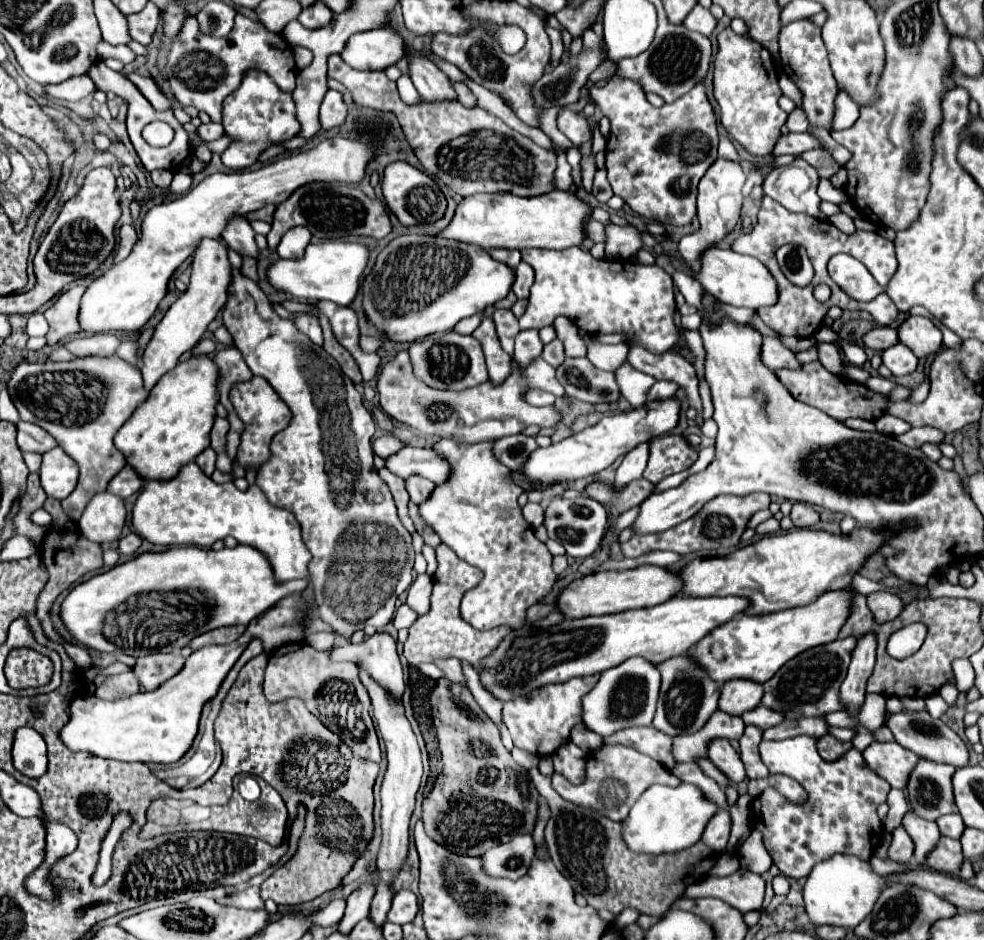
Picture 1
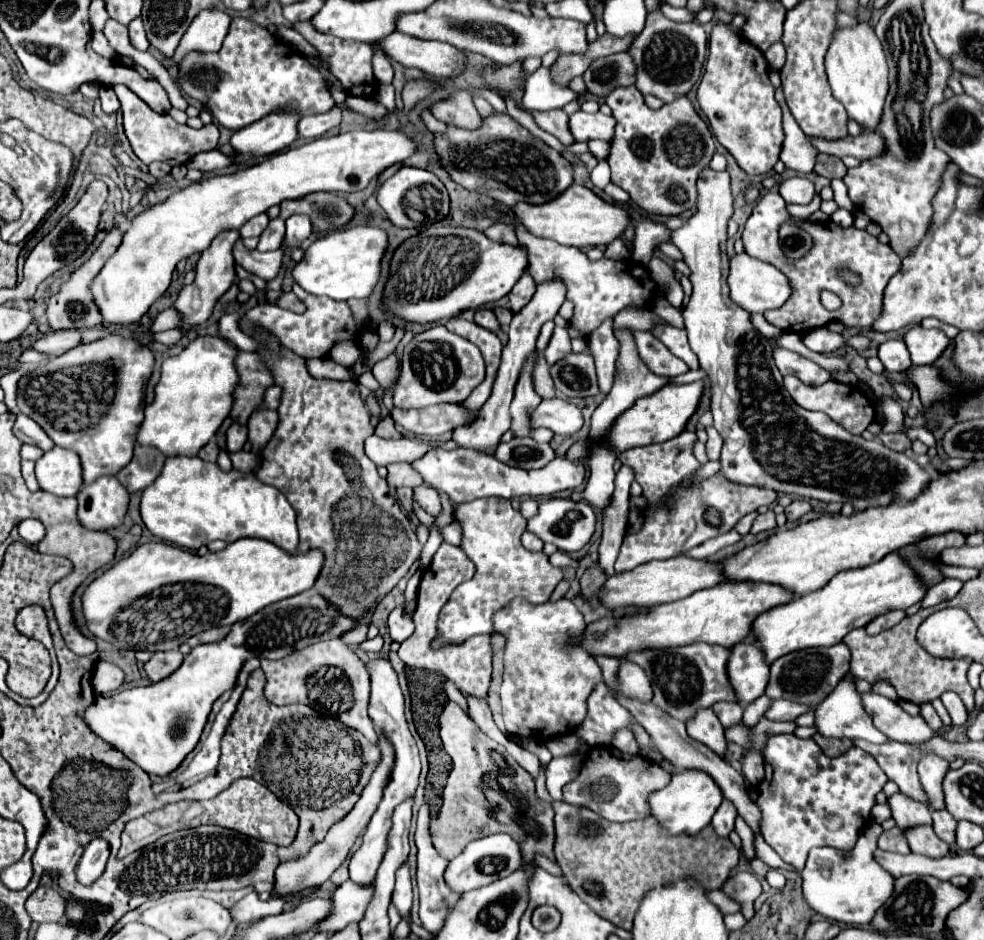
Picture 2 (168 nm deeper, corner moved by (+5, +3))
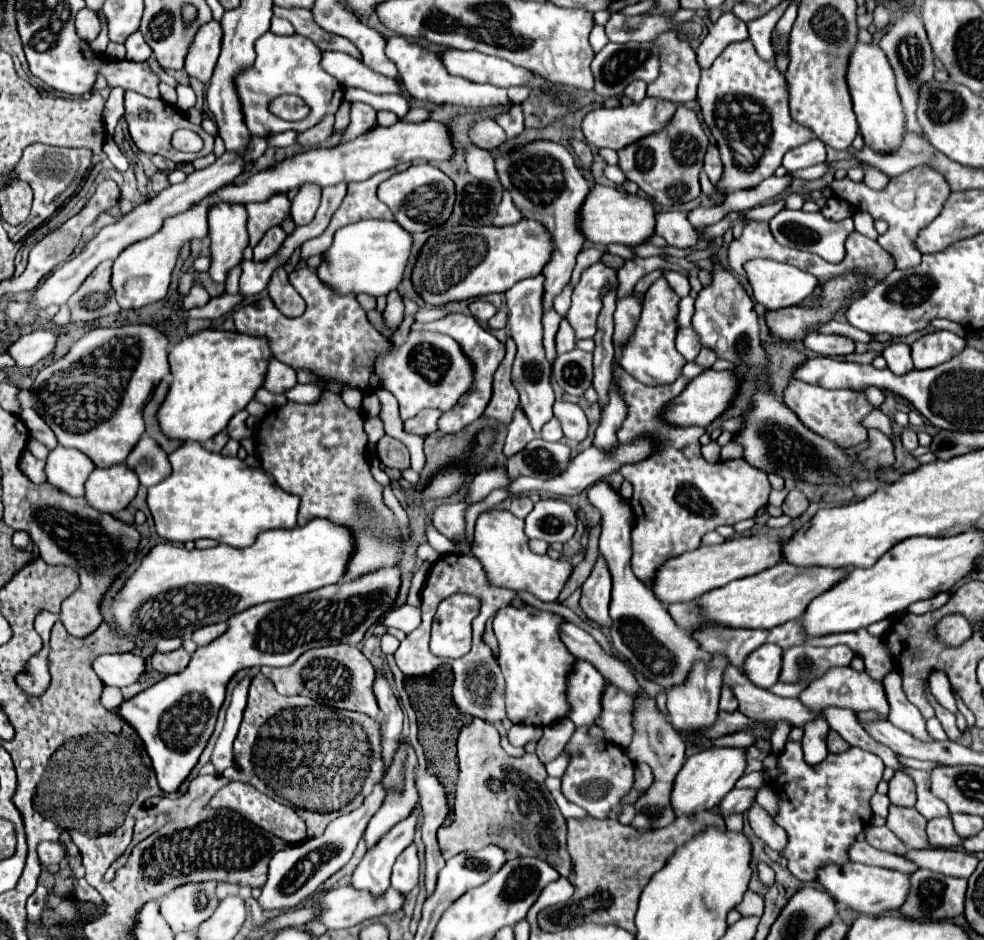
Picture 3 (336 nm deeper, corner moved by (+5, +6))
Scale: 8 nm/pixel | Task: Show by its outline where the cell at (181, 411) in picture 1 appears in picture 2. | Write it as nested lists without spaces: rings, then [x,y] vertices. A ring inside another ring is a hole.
[[[197,337],[179,355],[163,361],[155,401],[145,407],[145,419],[137,443],[157,447],[165,457],[193,457],[219,431],[233,409],[233,393],[239,385],[235,357],[239,349],[223,337]]]

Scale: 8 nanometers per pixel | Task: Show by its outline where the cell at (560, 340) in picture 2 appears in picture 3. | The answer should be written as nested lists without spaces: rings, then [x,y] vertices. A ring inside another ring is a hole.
[[[567,320],[561,322],[555,342],[557,342],[557,354],[563,354],[563,352],[569,352],[575,348],[575,334],[573,334],[573,328],[569,326]]]

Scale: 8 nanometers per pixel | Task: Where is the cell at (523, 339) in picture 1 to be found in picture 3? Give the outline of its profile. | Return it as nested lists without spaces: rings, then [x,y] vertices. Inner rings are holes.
[[[521,406],[515,410],[513,414],[513,422],[509,424],[509,432],[507,432],[507,440],[505,440],[505,446],[503,446],[503,454],[509,456],[509,454],[515,454],[517,450],[523,450],[527,442],[531,442],[537,434],[533,432],[525,412],[521,410]]]

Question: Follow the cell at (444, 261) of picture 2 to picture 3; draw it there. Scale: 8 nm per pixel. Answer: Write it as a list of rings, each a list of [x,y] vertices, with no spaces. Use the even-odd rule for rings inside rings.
[[[533,220],[513,226],[441,226],[417,254],[411,282],[429,306],[473,300],[487,294],[507,292],[519,280],[541,274],[551,258],[551,240],[545,228]]]

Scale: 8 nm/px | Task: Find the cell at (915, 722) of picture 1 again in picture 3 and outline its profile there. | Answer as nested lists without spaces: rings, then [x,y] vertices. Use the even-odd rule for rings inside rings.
[[[851,666],[829,670],[829,674],[825,674],[825,678],[819,678],[809,688],[805,688],[799,694],[799,700],[807,710],[811,710],[815,714],[819,714],[821,710],[825,710],[829,706],[837,706],[837,708],[849,708],[855,712],[877,712],[877,716],[881,720],[887,720],[887,716],[889,716],[889,702],[887,702],[883,686],[879,682],[873,682],[867,676],[867,672],[855,672]]]

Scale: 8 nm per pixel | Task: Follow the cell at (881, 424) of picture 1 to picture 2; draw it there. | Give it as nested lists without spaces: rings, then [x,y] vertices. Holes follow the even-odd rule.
[[[913,427],[913,429],[909,429],[909,431],[907,431],[907,437],[909,437],[911,441],[915,441],[915,439],[923,441],[927,447],[935,447],[935,437],[931,435],[931,431],[927,431],[927,429],[923,429],[923,427]]]

